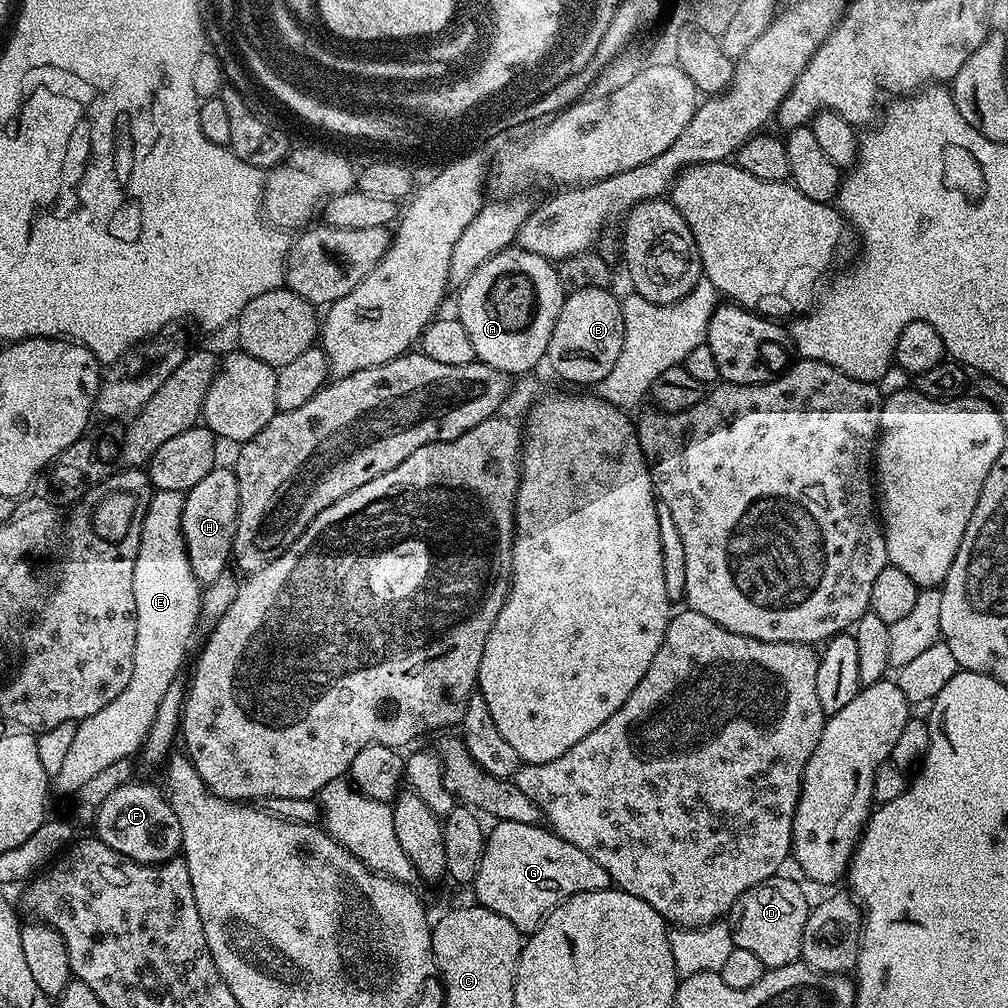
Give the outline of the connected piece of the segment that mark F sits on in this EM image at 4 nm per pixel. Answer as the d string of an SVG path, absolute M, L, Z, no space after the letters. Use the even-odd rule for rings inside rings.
M129 782L118 786L98 810L94 821L95 835L110 850L139 864L164 864L177 859L181 851L180 819L174 814L167 795L152 784Z

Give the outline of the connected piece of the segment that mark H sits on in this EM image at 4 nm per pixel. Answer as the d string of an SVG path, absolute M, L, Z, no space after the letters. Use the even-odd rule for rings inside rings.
M217 466L198 482L189 492L184 493L182 506L182 534L190 558L192 573L201 585L207 586L225 575L227 564L232 560L234 530L238 522L238 478L231 467Z

